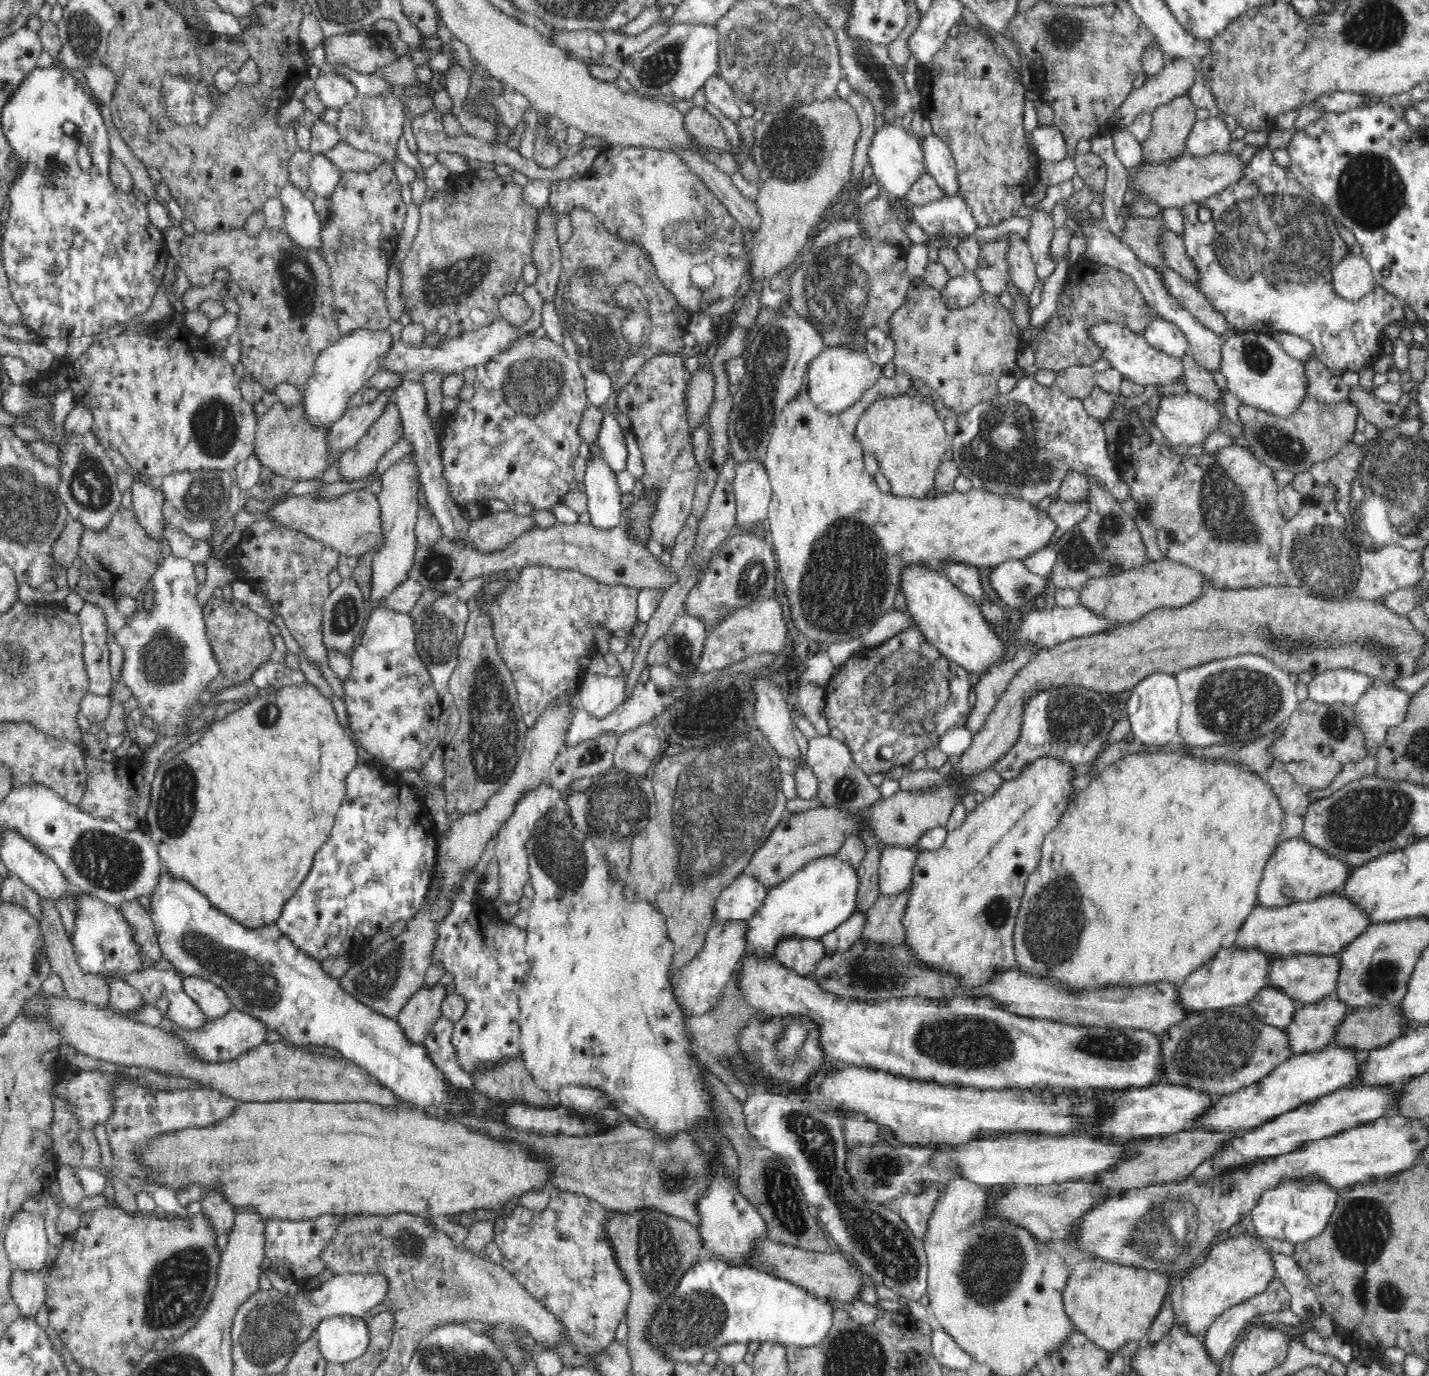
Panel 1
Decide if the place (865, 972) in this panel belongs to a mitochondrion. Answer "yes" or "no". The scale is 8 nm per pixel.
yes

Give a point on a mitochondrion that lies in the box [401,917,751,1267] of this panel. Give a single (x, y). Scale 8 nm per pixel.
(677, 1181)

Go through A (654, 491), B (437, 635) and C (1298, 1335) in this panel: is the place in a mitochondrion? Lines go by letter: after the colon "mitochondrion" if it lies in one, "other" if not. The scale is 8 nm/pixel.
A: other
B: mitochondrion
C: other

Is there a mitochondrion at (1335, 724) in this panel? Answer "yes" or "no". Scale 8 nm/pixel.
yes

